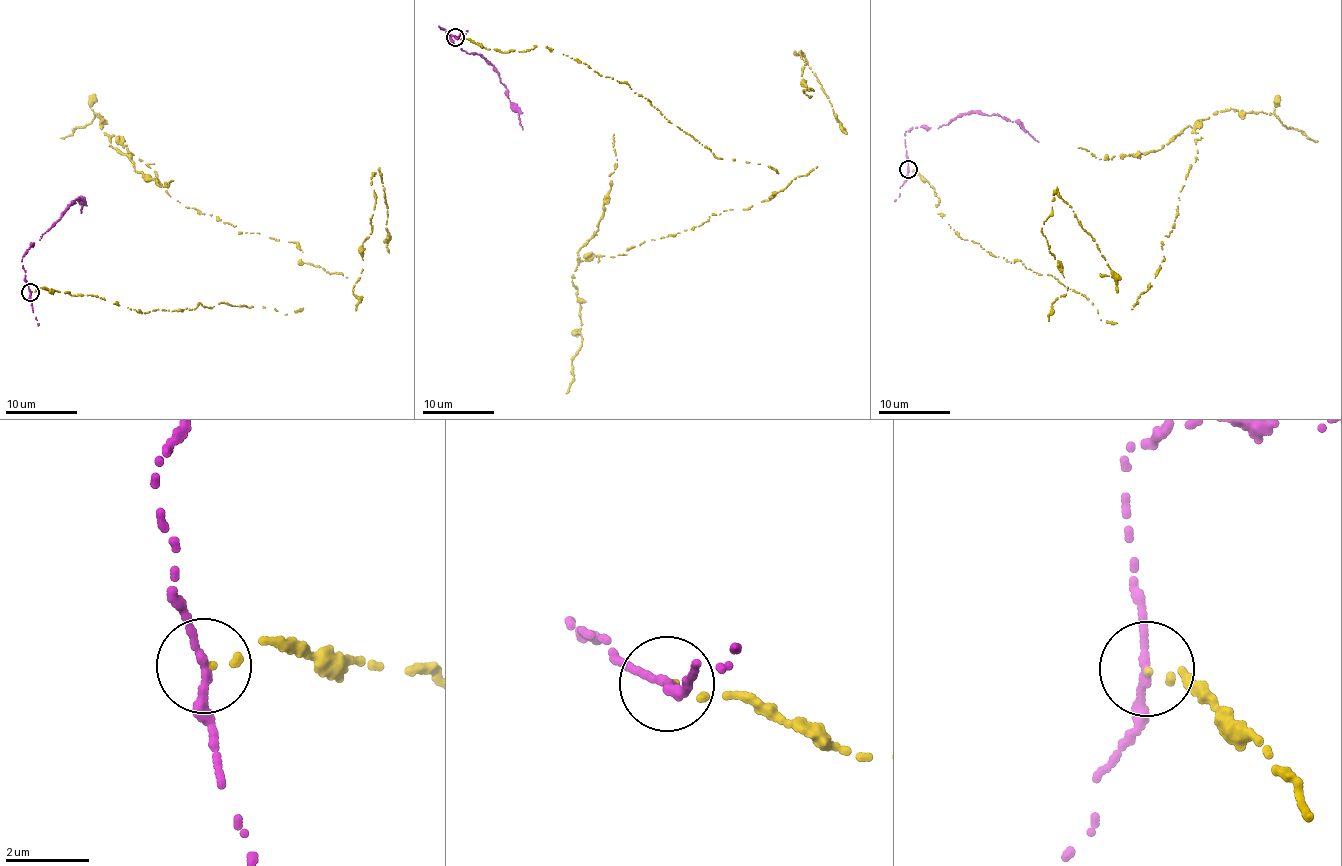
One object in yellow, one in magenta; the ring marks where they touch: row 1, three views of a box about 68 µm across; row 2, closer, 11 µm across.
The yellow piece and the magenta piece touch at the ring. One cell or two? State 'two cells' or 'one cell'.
two cells

